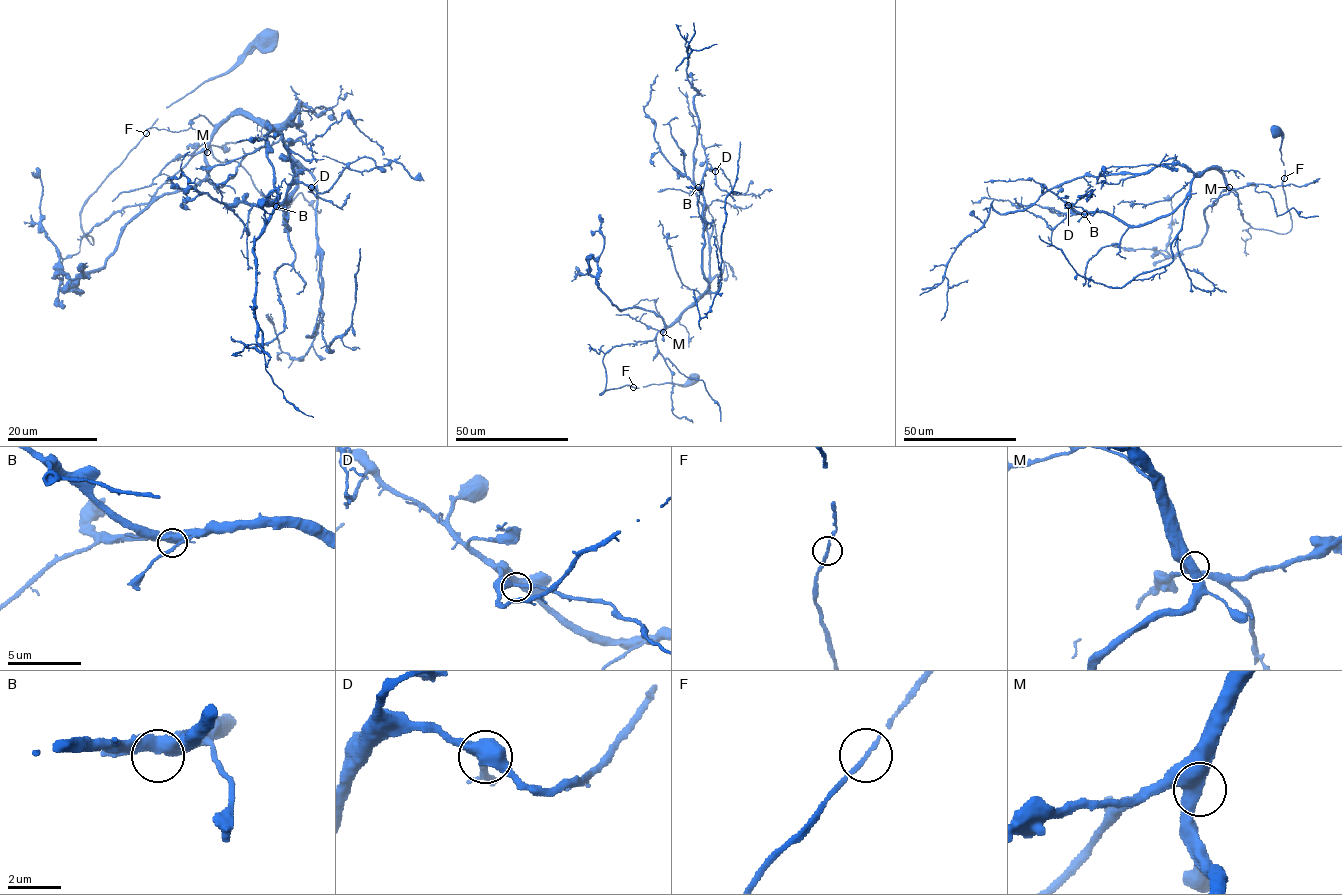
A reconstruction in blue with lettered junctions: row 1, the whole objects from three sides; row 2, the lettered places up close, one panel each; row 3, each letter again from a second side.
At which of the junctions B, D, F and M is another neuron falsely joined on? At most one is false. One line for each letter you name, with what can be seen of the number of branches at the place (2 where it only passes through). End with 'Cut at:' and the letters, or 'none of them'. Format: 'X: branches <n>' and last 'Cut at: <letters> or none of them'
Cut at: none of them

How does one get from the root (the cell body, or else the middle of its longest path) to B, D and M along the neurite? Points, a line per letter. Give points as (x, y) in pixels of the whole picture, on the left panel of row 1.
B: (265, 40), (166, 108), (81, 228), (92, 245), (239, 114), (293, 163), (288, 228), (276, 206)
D: (265, 40), (166, 108), (82, 232), (92, 245), (239, 114), (281, 135), (287, 228), (286, 192), (311, 187)
M: (265, 40), (166, 108), (83, 206), (85, 238), (92, 245), (95, 226), (145, 204), (207, 152)

